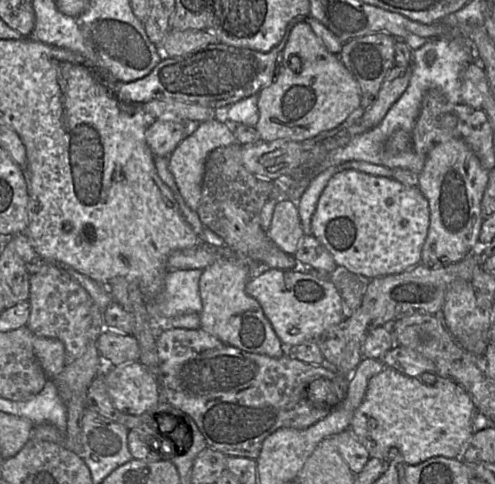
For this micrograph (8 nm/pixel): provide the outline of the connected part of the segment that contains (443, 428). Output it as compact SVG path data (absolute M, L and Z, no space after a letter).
M385 368L379 374L373 376L367 385L366 393L362 403L354 412L352 421L350 423L349 431L354 437L367 449L370 458L378 458L383 461L389 461L393 455L401 456L404 461L410 465L415 465L426 461L435 456L442 456L446 458L461 458L461 454L467 443L473 435L472 421L477 412L477 408L471 396L465 389L448 377L438 377L436 382L432 385L424 383L421 378L409 377L393 368Z

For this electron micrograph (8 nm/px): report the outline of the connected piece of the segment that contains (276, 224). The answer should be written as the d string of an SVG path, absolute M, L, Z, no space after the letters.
M282 197L275 206L267 236L281 250L295 255L304 235L297 202Z

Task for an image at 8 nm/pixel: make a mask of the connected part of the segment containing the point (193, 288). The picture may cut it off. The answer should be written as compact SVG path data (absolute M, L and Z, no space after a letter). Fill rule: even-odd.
M175 269L167 272L159 299L147 303L149 315L157 325L162 326L163 321L177 315L201 313L199 279L202 272L202 269Z

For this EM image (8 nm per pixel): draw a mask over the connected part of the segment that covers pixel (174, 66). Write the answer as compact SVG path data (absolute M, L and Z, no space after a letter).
M311 16L292 19L281 42L269 52L226 45L209 30L172 28L160 45L164 57L155 68L147 76L135 81L115 80L112 91L117 99L125 101L124 103L174 99L212 107L215 110L225 110L243 98L258 94L274 80L282 52L294 26L299 22L309 24L329 52L337 55L341 52L344 43L325 25Z

